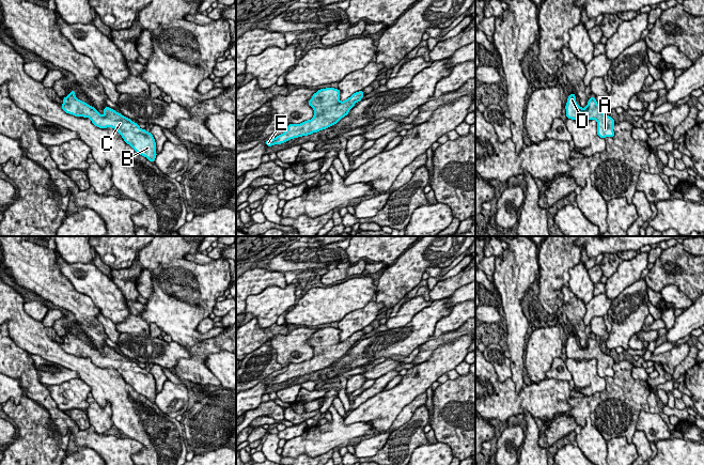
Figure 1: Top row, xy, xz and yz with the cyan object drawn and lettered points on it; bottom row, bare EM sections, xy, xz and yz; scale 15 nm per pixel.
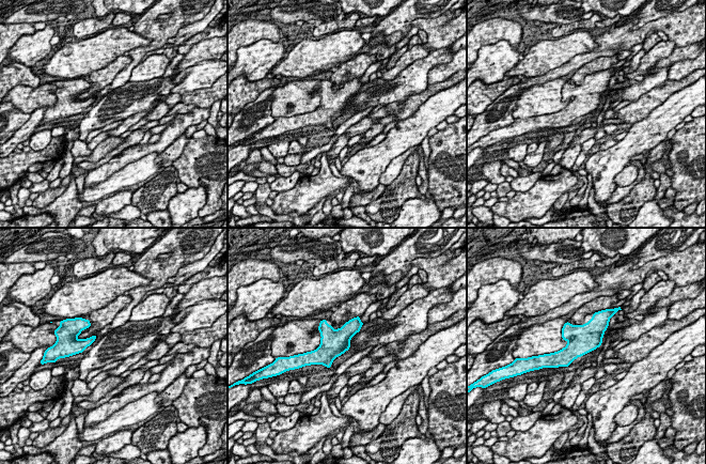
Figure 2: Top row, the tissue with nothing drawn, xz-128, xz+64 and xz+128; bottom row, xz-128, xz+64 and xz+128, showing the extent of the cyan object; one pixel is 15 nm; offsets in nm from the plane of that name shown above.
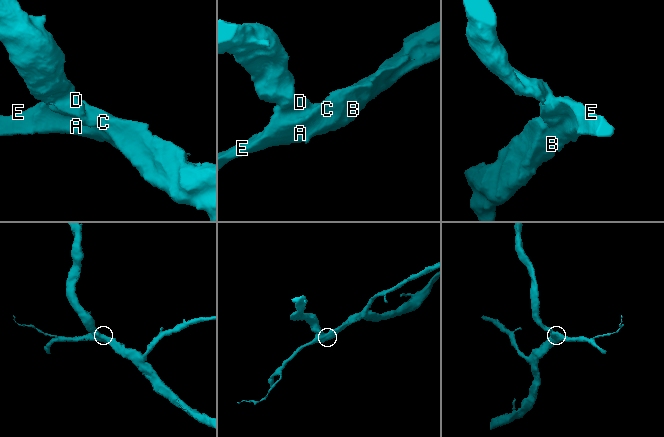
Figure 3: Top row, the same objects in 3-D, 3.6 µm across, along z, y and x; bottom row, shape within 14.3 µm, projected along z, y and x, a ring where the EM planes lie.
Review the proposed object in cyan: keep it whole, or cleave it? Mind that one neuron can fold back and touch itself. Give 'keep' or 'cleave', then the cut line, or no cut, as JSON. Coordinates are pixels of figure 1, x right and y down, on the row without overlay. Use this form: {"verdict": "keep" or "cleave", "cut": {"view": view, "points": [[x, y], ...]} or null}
{"verdict": "keep", "cut": null}

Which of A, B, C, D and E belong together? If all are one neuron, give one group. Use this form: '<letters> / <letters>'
A B C D E

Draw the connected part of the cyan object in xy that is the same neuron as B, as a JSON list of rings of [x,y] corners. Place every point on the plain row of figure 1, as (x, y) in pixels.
[[[75,330],[63,338],[62,348],[75,356],[90,357],[92,362],[99,368],[114,368],[138,393],[154,402],[157,396],[156,382],[153,374],[141,369],[138,362],[125,357],[115,350],[105,346],[105,354],[101,355],[97,348],[78,339]]]

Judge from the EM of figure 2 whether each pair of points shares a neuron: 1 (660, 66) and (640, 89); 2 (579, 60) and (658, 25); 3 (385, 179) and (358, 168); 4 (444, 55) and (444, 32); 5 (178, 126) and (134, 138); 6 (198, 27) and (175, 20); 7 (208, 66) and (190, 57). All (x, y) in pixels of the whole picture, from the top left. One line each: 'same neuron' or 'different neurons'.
1: same neuron
2: same neuron
3: different neurons
4: different neurons
5: different neurons
6: different neurons
7: different neurons

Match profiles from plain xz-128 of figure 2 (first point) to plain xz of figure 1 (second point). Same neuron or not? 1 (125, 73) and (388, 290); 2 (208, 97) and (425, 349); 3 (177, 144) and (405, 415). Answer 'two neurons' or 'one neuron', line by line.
1: one neuron
2: one neuron
3: one neuron

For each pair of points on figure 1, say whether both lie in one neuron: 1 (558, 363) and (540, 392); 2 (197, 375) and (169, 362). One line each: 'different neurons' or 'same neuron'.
1: different neurons
2: different neurons

